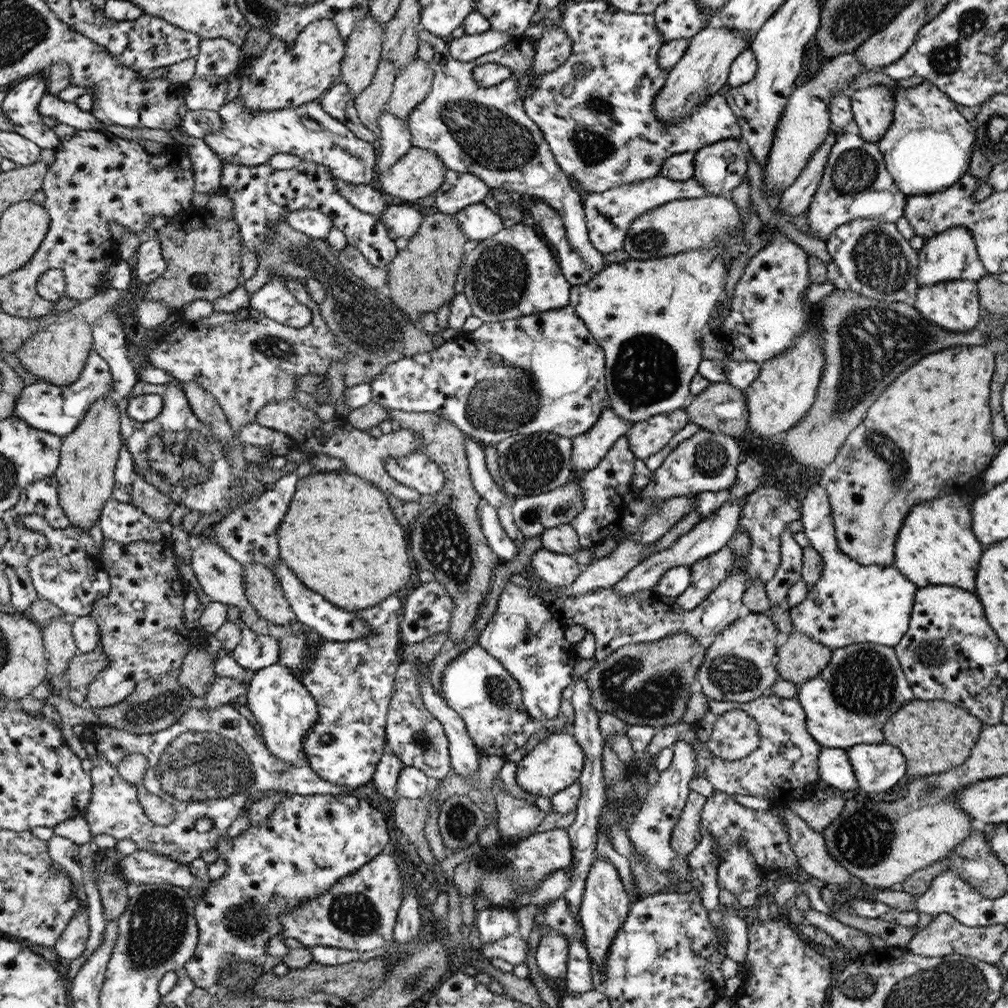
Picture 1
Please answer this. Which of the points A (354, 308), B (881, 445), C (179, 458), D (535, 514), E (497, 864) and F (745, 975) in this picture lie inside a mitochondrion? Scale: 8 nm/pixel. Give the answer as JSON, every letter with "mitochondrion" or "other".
{"A":"mitochondrion","B":"mitochondrion","C":"mitochondrion","D":"mitochondrion","E":"other","F":"other"}

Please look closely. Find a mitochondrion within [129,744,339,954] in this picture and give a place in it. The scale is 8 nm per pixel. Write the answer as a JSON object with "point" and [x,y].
{"point":[245,920]}

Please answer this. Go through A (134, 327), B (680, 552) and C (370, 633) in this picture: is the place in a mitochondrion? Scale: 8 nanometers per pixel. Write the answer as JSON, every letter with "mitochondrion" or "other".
{"A":"other","B":"other","C":"other"}

